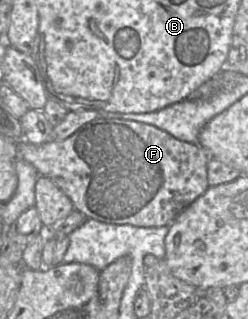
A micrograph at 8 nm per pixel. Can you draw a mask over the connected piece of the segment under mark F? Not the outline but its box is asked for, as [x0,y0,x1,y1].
[17,118,210,227]

